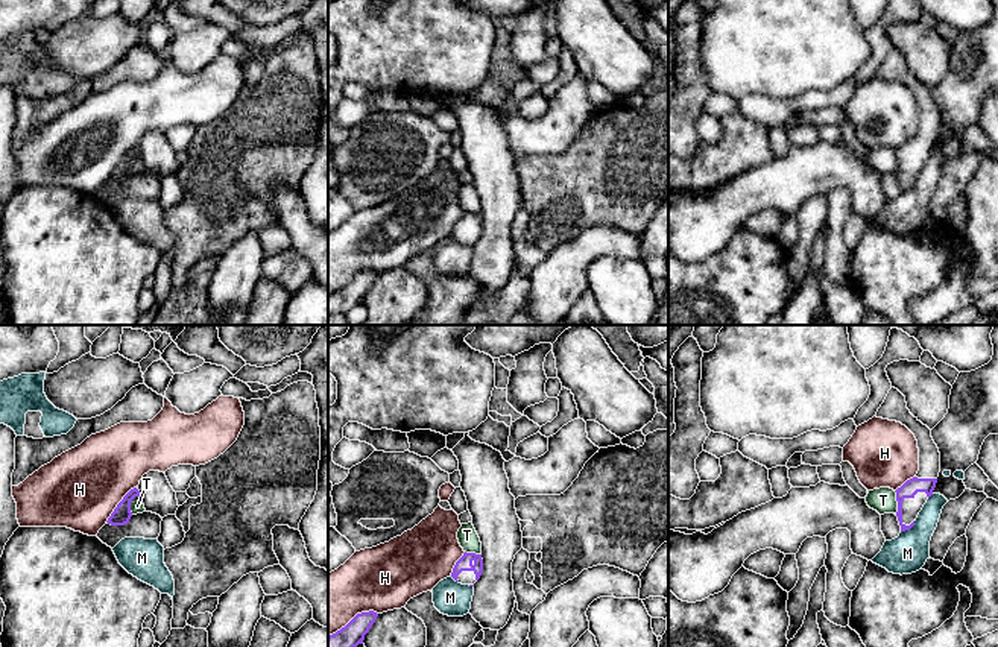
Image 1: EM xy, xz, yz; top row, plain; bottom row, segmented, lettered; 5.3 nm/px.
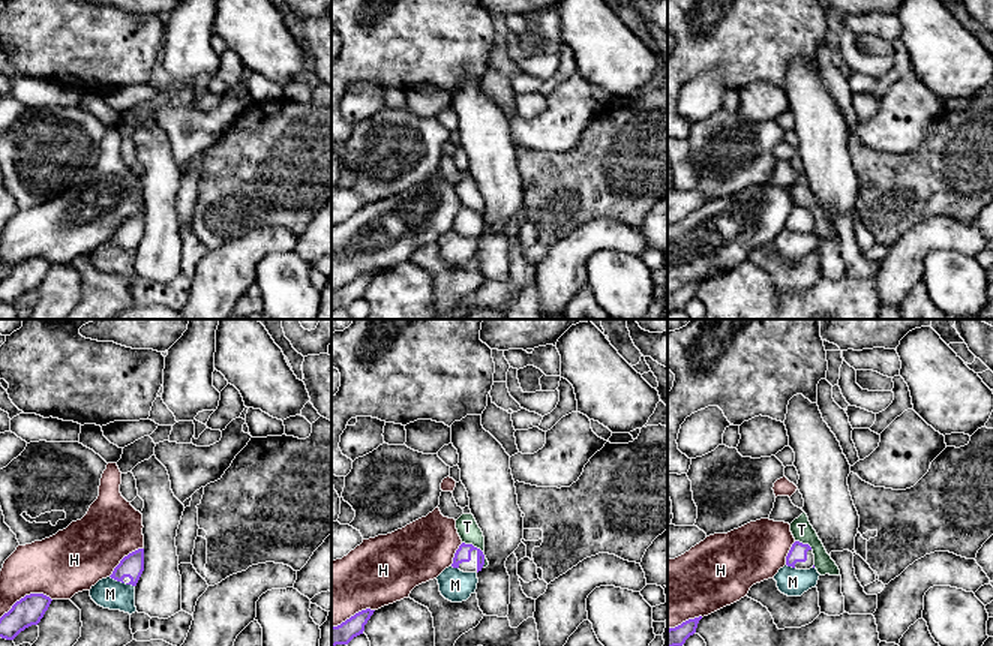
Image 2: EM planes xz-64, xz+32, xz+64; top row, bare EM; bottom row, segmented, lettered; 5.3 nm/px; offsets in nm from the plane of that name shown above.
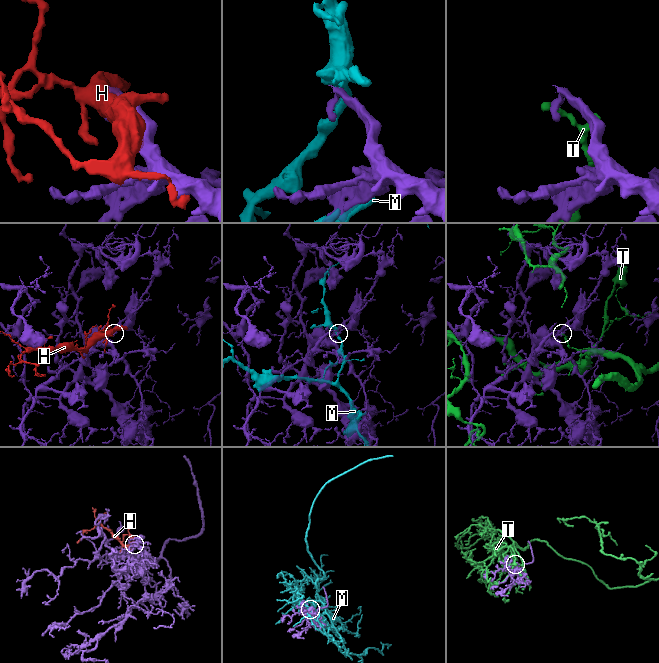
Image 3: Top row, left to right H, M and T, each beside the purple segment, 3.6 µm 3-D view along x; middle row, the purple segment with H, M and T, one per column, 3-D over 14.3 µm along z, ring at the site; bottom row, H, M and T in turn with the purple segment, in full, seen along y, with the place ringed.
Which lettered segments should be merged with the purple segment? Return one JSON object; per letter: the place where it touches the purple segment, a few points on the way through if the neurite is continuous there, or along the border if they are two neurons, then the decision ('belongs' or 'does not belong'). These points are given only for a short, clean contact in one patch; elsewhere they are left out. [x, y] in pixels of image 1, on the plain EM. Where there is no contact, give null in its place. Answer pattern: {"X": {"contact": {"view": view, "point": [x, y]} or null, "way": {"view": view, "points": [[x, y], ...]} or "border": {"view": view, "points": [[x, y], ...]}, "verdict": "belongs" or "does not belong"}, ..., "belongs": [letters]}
{"H": {"contact": {"view": "xz", "point": [354, 277]}, "verdict": "does not belong"}, "M": {"contact": {"view": "yz", "point": [909, 189]}, "verdict": "does not belong"}, "T": {"contact": {"view": "yz", "point": [898, 163]}, "verdict": "does not belong"}, "belongs": []}

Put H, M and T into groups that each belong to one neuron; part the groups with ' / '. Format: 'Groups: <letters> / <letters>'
Groups: H / M / T

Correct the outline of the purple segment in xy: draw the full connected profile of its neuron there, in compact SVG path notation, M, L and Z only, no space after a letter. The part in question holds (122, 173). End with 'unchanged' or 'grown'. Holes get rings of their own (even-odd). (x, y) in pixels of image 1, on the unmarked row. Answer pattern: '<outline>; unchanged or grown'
M137 147L131 149L123 159L117 164L111 176L108 178L108 184L111 185L125 185L129 182L132 172L131 172L131 161L135 156L141 156Z; unchanged

